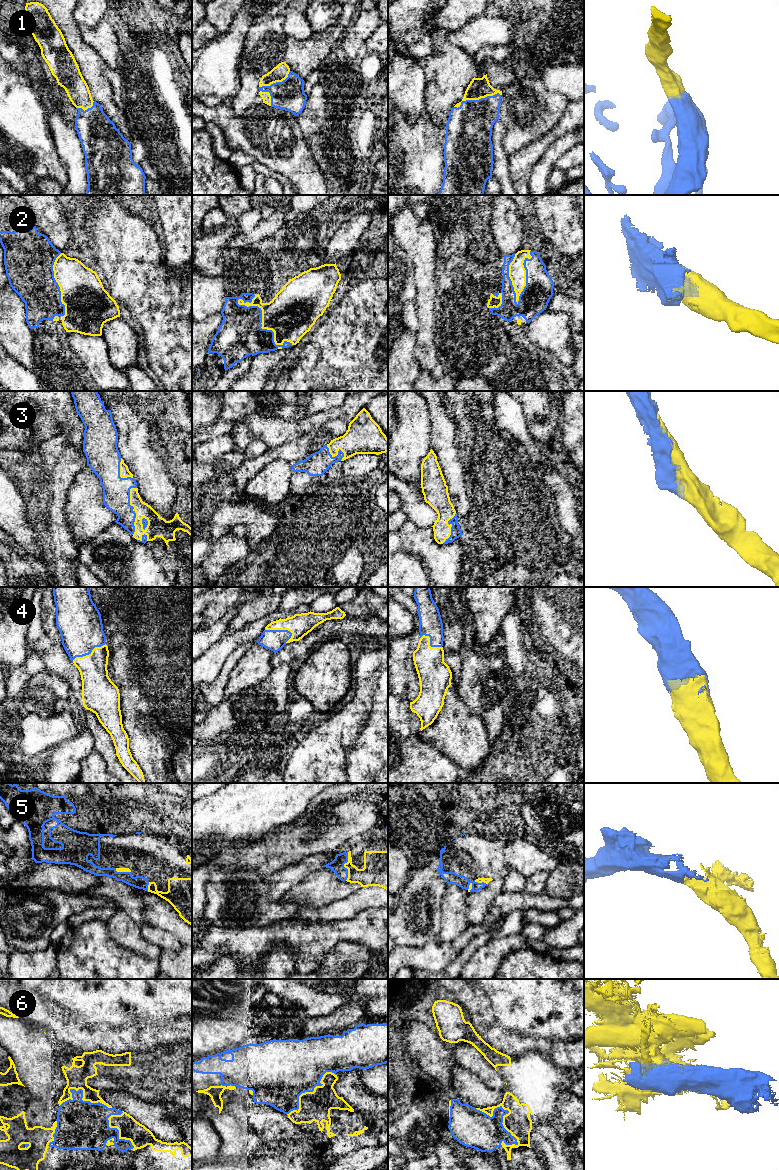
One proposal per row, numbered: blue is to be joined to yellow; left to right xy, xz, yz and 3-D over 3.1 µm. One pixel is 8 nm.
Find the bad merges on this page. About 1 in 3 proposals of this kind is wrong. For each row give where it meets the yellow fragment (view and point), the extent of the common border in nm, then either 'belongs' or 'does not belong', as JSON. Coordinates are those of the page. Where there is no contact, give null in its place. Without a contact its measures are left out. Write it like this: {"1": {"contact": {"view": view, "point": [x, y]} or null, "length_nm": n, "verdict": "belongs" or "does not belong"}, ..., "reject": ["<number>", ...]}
{"1": {"contact": {"view": "yz", "point": [476, 99]}, "length_nm": 400, "verdict": "belongs"}, "2": {"contact": {"view": "xz", "point": [262, 326]}, "length_nm": 550, "verdict": "belongs"}, "3": {"contact": {"view": "xy", "point": [133, 509]}, "length_nm": 380, "verdict": "belongs"}, "4": {"contact": {"view": "xz", "point": [279, 629]}, "length_nm": 220, "verdict": "belongs"}, "5": {"contact": {"view": "xz", "point": [344, 866]}, "length_nm": 240, "verdict": "belongs"}, "6": {"contact": {"view": "yz", "point": [507, 1109]}, "length_nm": 460, "verdict": "does not belong"}, "reject": ["6"]}

